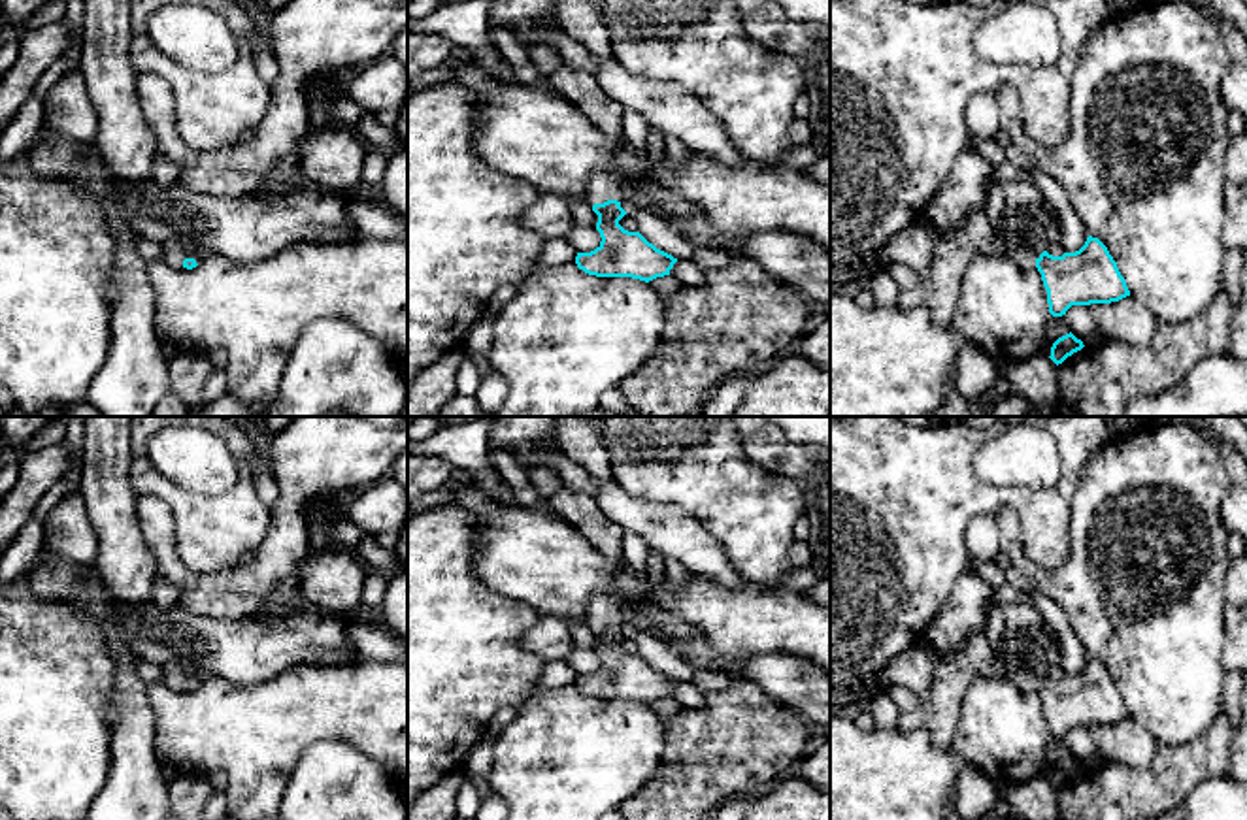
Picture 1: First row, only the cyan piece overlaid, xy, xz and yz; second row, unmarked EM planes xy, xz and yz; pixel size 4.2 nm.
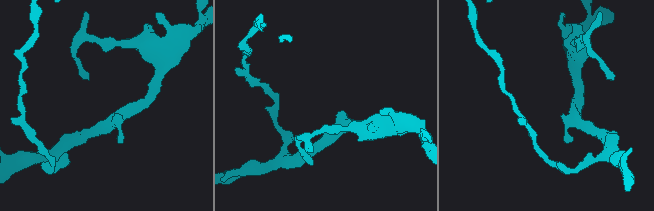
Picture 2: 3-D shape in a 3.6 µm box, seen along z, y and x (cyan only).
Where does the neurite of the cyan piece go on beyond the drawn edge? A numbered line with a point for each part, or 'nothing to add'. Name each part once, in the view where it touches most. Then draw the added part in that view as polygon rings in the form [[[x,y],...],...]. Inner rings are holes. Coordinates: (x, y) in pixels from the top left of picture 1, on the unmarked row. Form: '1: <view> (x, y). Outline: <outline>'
1: xz (602, 609). Outline: [[[594,596],[589,601],[587,626],[604,626],[607,622],[623,624],[623,616],[617,613],[615,601],[607,596]]]

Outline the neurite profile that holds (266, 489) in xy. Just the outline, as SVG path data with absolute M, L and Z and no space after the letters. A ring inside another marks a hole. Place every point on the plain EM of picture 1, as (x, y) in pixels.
M253 452L251 456L251 467L255 473L255 490L258 500L272 509L277 503L279 488L272 475L268 458L262 452Z

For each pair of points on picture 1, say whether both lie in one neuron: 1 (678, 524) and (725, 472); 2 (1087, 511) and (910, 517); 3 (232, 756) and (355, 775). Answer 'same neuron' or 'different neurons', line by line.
1: different neurons
2: different neurons
3: different neurons

